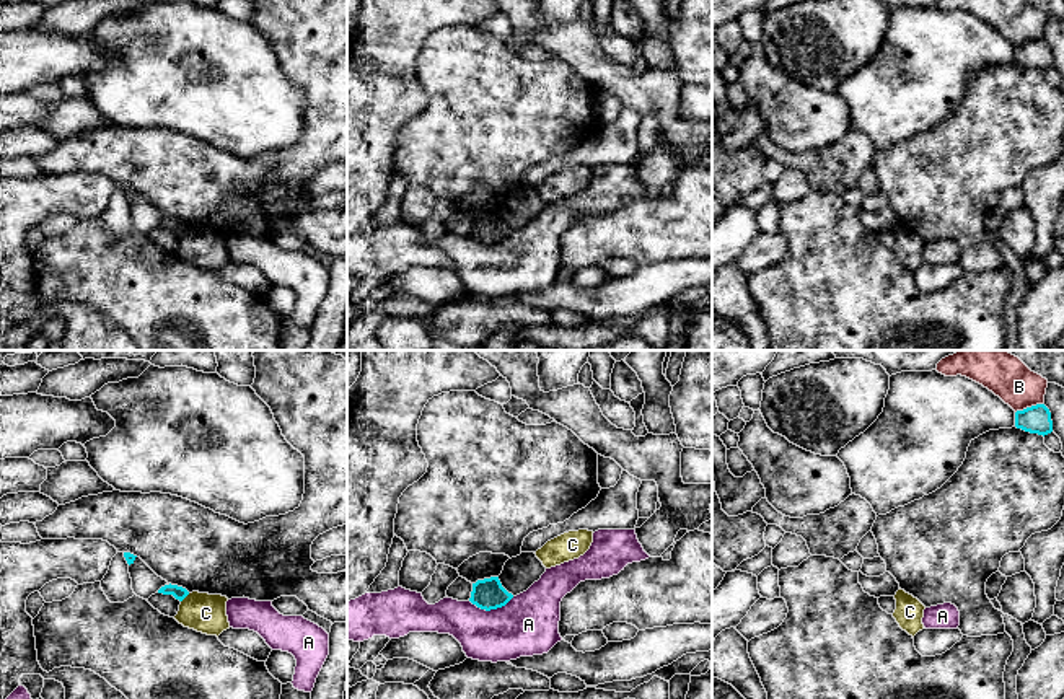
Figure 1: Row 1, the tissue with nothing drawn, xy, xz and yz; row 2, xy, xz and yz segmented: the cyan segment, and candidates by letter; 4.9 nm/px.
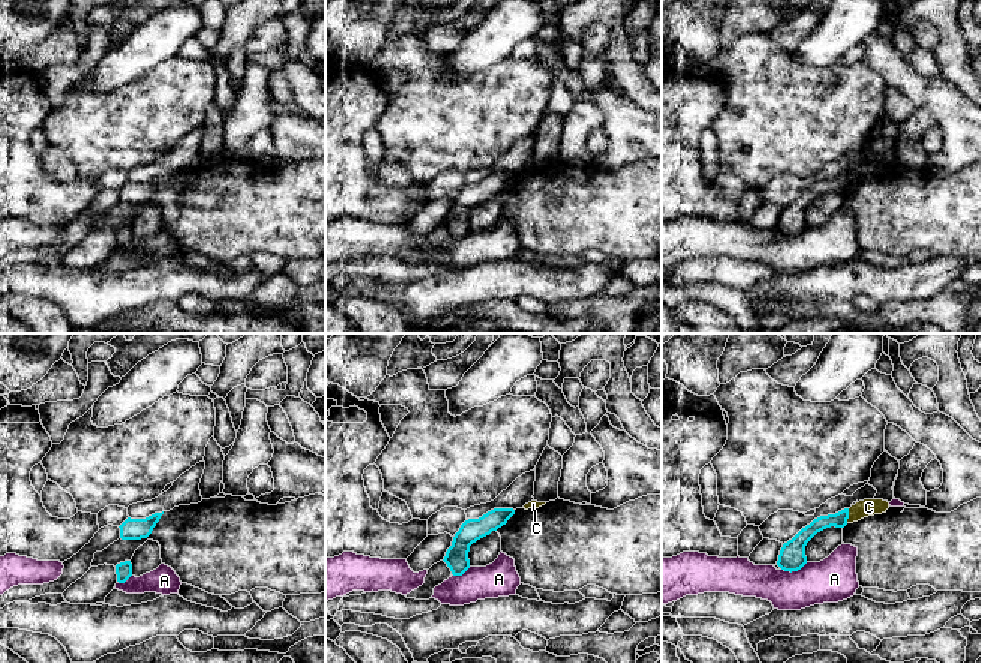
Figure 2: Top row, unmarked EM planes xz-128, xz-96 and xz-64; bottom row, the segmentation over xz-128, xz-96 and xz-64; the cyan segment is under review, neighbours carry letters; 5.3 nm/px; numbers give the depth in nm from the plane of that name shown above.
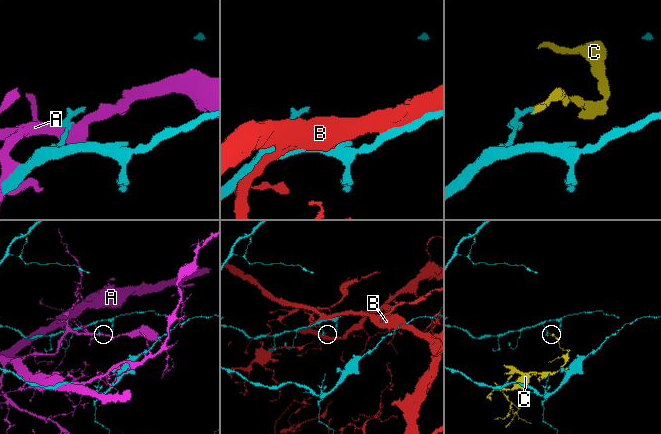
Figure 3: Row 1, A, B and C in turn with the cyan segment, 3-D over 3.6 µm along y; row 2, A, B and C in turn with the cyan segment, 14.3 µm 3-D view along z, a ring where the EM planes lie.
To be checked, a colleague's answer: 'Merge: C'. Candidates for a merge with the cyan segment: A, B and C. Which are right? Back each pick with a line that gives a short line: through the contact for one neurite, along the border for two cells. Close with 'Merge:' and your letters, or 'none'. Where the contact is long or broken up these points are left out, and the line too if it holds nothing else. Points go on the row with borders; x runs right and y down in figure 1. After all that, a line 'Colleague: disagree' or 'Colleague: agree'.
Merge: none
Colleague: disagree

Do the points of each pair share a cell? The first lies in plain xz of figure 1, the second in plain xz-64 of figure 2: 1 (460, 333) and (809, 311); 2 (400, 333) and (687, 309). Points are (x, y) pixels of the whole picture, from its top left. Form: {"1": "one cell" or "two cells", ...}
{"1": "one cell", "2": "one cell"}

